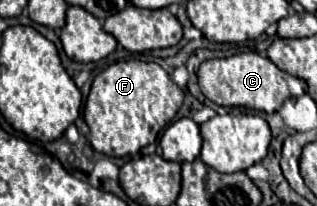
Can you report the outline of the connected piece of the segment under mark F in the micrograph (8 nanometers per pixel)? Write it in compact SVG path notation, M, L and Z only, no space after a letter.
M116 62L94 78L84 104L84 120L90 128L90 144L94 150L110 158L136 154L140 148L156 142L160 130L176 116L182 102L182 88L178 88L168 72L156 62Z

